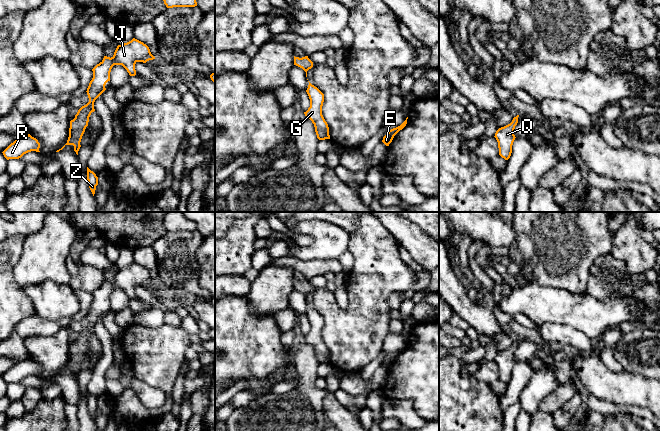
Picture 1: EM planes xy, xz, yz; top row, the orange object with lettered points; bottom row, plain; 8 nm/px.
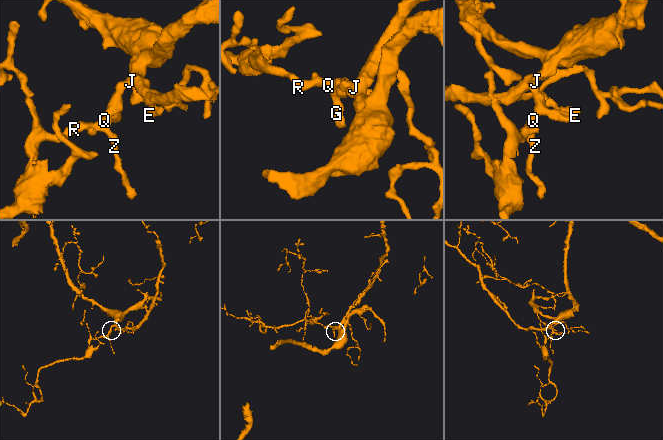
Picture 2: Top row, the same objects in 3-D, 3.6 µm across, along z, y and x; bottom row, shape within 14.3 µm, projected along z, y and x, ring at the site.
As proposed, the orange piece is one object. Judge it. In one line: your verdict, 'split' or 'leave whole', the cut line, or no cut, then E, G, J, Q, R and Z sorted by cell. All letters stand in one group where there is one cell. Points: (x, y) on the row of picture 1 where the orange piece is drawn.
leave whole; no cut; E G J Q R Z

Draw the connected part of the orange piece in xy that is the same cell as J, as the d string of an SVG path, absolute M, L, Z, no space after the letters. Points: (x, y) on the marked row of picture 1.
M135 38L127 43L118 45L111 58L104 56L103 60L92 69L93 78L86 91L89 102L82 106L75 118L70 121L67 143L56 152L62 150L66 145L73 145L74 151L78 155L81 147L80 142L88 126L89 117L95 111L94 102L106 90L105 85L110 81L110 72L114 65L122 65L130 76L135 76L135 64L137 62L146 63L153 59L155 57L151 54L149 47Z

